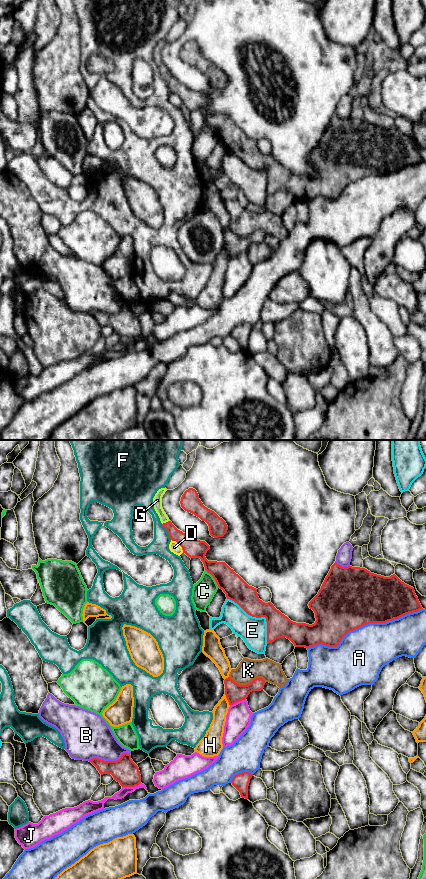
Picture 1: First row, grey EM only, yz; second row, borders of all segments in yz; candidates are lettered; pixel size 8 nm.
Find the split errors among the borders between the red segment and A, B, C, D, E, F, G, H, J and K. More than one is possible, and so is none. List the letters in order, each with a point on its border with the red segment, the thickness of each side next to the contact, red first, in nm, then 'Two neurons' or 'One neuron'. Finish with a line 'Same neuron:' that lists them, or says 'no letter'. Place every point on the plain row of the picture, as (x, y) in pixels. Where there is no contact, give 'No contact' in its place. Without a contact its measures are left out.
A: Touches red at yz (363, 177). Thickness 500 nm (red) against 400 nm. Two neurons
B: Touches red at yz (109, 313). Thickness 200 nm (red) against 340 nm. Two neurons
C: Touches red at yz (213, 129). Thickness 190 nm (red) against 180 nm. Two neurons
D: Touches red at yz (179, 95). Thickness 150 nm (red) against 90 nm. Two neurons
E: Touches red at yz (259, 169). Thickness 190 nm (red) against 220 nm. Two neurons
F: Touches red at yz (167, 83). Thickness 150 nm (red) against 140 nm. Two neurons
G: Touches red at yz (166, 74). Thickness 120 nm (red) against 80 nm. One neuron
H: Touches red at yz (227, 251). Thickness 150 nm (red) against 120 nm. Two neurons
J: Touches red at yz (131, 338). Thickness 200 nm (red) against 70 nm. Two neurons
K: Touches red at yz (247, 236). Thickness 150 nm (red) against 170 nm. Two neurons
Same neuron: G

